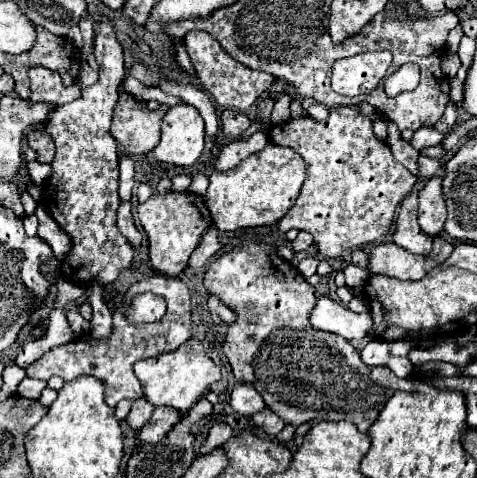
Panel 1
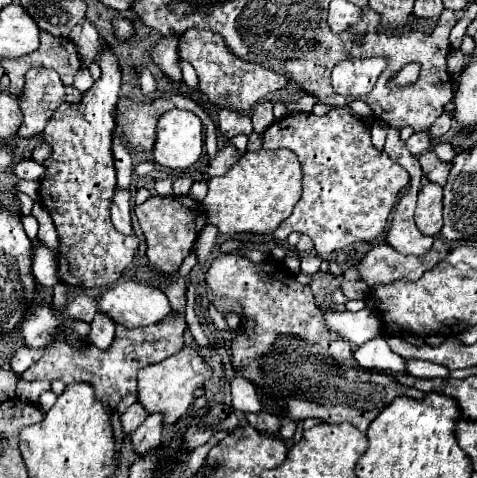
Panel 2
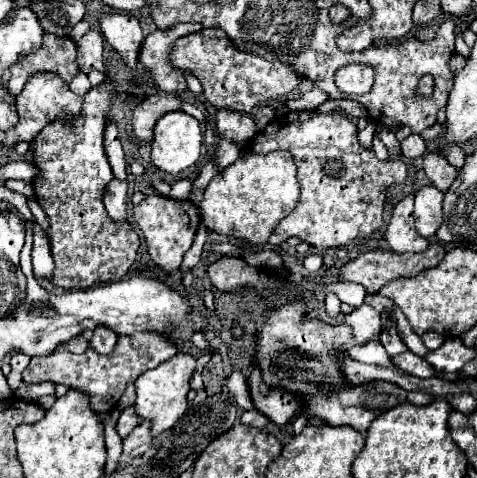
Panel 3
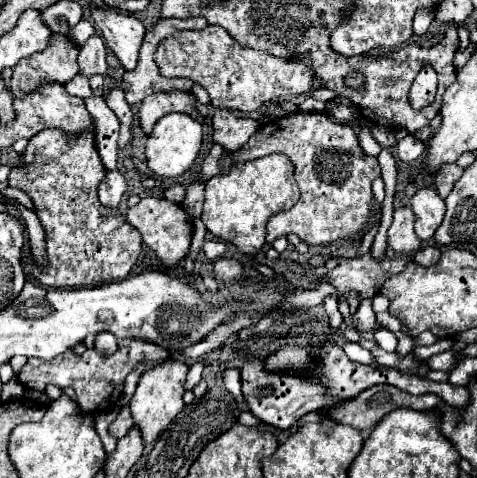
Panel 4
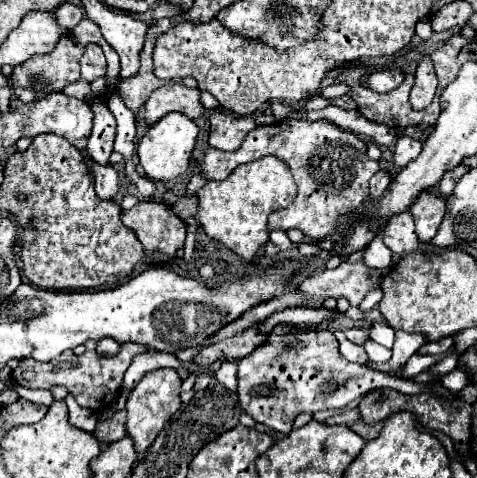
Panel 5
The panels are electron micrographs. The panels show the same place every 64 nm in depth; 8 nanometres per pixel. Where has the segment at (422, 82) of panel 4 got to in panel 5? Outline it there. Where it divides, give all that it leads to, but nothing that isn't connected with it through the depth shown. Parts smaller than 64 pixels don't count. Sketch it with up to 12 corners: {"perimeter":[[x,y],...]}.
{"perimeter":[[422,54],[412,88],[412,106],[426,108],[436,94],[436,74]]}

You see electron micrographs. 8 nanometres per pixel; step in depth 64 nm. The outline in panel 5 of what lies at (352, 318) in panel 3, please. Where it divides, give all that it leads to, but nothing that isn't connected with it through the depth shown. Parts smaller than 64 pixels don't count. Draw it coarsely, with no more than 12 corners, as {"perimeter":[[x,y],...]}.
{"perimeter":[[372,288],[360,308],[370,310],[382,300],[382,288]]}

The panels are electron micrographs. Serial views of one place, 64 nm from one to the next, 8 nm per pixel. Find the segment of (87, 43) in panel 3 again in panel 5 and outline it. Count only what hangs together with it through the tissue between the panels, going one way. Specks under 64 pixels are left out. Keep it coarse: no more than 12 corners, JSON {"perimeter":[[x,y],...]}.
{"perimeter":[[96,44],[86,46],[82,78],[94,82],[106,74],[106,58]]}

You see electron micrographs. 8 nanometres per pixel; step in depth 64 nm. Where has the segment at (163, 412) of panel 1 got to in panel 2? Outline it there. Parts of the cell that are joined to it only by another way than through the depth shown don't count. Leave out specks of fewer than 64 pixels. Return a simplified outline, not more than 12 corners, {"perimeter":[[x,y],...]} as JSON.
{"perimeter":[[150,414],[130,434],[132,450],[146,454],[162,440],[160,414]]}

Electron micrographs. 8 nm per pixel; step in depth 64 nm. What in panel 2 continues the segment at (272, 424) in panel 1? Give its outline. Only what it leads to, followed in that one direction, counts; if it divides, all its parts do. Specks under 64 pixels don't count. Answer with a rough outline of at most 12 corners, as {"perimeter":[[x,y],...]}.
{"perimeter":[[268,410],[246,414],[250,426],[274,434],[282,420]]}

